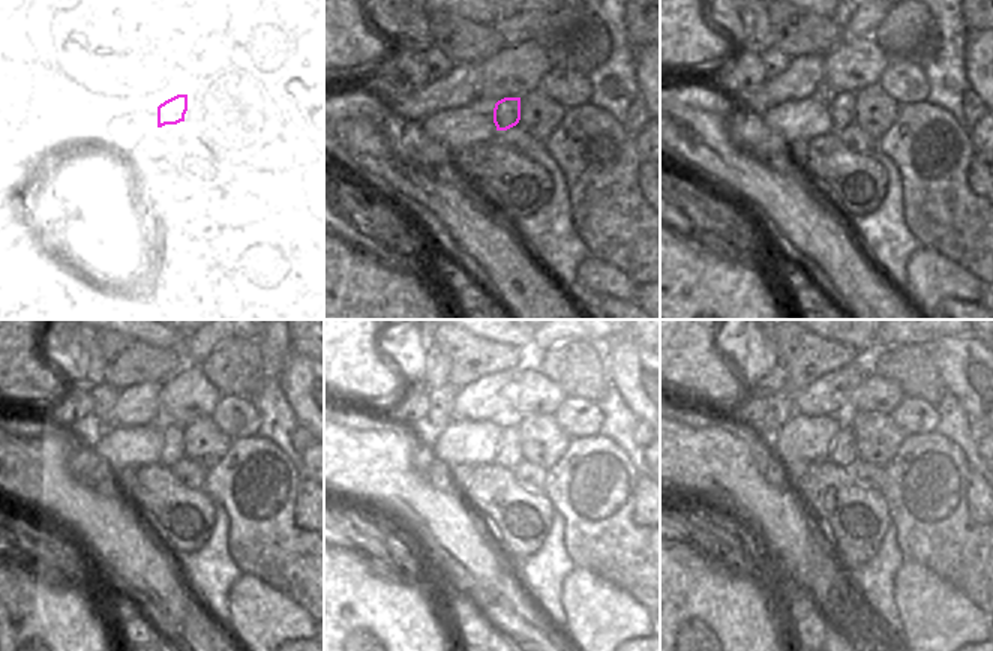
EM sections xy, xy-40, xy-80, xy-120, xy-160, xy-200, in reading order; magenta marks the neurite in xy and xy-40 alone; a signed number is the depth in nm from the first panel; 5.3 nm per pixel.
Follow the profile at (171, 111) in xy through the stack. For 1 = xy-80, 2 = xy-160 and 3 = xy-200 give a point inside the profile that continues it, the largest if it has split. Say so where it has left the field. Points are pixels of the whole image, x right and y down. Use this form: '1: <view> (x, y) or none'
1: xy-80 (843, 105)
2: xy-160 (509, 455)
3: xy-200 (843, 453)

